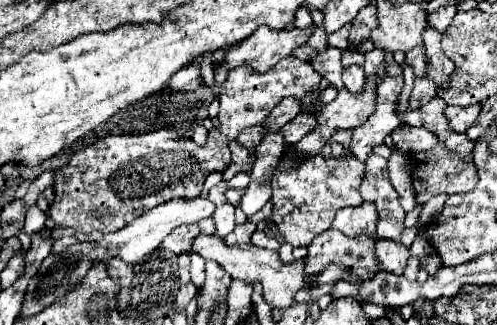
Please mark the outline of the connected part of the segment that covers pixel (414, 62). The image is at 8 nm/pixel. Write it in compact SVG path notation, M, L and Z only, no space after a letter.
M419 48L419 50L409 50L407 52L407 58L405 58L417 76L425 76L425 66L427 66L427 58L425 58L425 50Z

